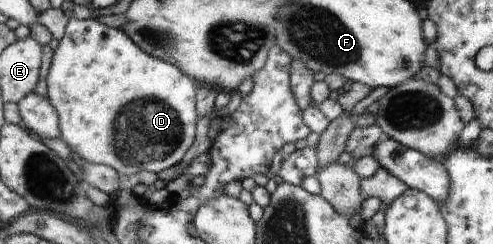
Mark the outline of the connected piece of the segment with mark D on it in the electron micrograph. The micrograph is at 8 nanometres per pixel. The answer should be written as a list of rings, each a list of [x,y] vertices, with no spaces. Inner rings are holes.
[[[71,16],[66,37],[60,42],[53,56],[48,76],[48,90],[51,102],[54,104],[54,107],[58,108],[61,115],[62,139],[66,140],[82,158],[95,164],[112,166],[122,175],[136,175],[142,170],[158,174],[166,171],[166,169],[170,169],[172,165],[180,163],[180,159],[184,157],[184,153],[190,149],[190,145],[194,141],[194,123],[198,119],[196,101],[194,101],[194,93],[196,93],[194,82],[190,79],[190,76],[187,76],[185,72],[177,68],[174,64],[146,53],[125,30],[110,27],[110,25],[101,23],[96,18],[82,20]]]

